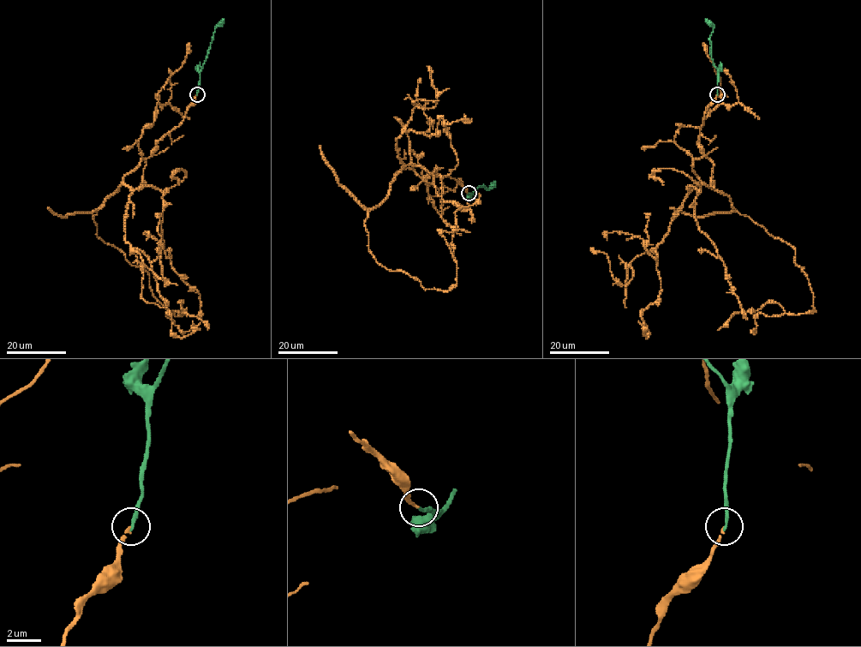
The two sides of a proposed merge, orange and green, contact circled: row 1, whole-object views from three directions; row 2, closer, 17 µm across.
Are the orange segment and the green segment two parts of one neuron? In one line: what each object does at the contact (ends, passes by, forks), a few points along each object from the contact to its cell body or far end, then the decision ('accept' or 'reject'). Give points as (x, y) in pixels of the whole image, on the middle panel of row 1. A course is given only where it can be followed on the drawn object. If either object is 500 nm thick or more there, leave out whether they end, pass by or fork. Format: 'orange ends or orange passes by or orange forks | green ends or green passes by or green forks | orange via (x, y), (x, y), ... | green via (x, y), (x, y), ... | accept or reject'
orange ends | green ends | orange via (468, 193), (454, 178), (400, 170), (367, 212), (368, 251), (425, 289), (448, 290), (455, 212), (479, 194) | green via (468, 193), (471, 194), (479, 186), (488, 188), (495, 182) | accept

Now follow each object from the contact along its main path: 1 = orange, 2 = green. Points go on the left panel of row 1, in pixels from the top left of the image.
1: (196, 94), (92, 217), (97, 236), (147, 272), (153, 296), (185, 314), (182, 302), (207, 329)
2: (196, 94), (200, 70), (215, 26), (224, 19)

